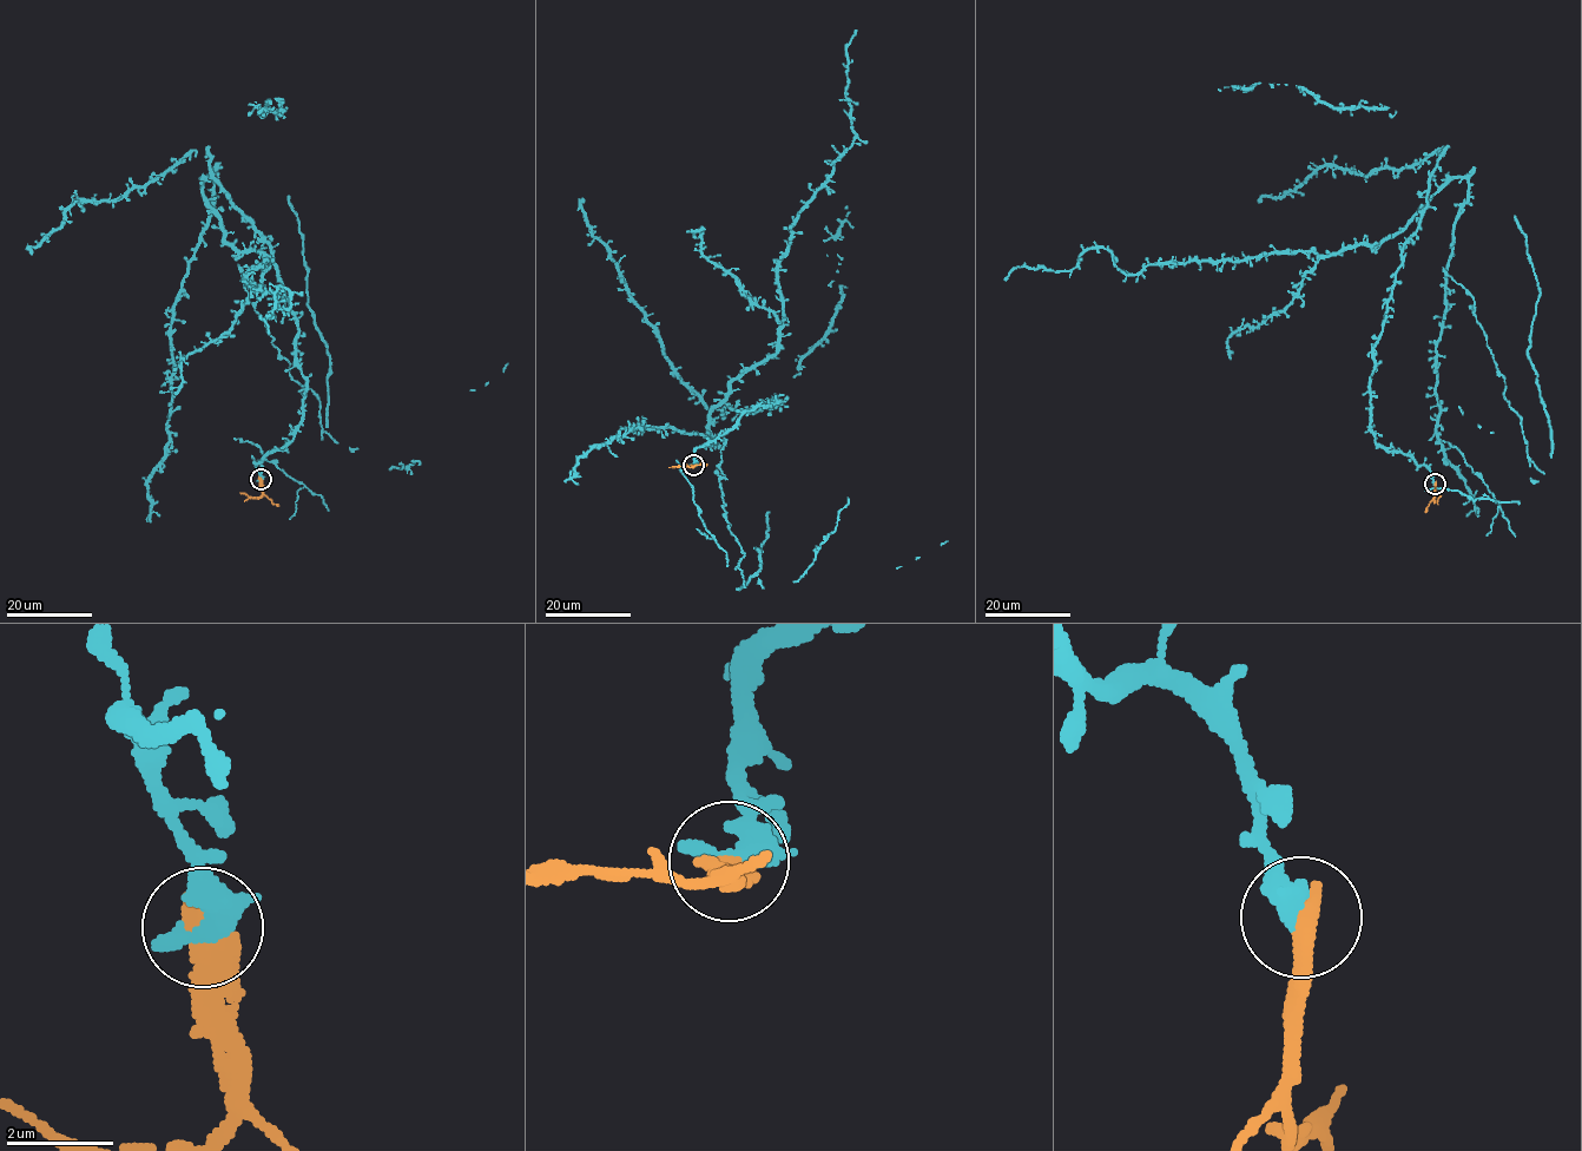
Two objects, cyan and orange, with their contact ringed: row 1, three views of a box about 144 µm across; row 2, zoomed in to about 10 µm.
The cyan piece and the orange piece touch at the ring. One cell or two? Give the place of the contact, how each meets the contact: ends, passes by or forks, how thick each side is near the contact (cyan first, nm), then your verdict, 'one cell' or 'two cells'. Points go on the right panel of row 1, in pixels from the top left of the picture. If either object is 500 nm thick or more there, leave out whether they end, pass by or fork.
place (1435, 484); calibres 550 and 550 nm; two cells

